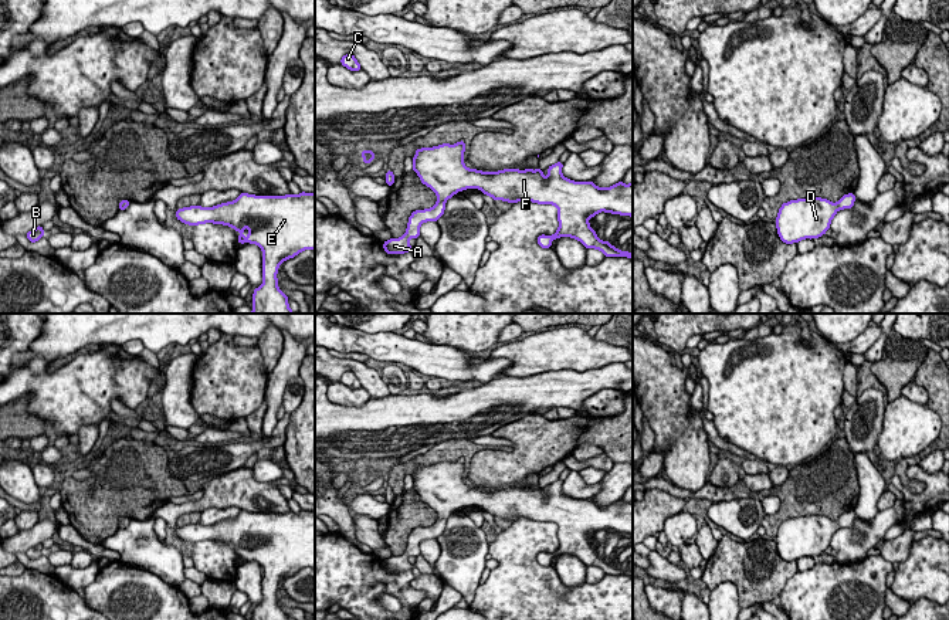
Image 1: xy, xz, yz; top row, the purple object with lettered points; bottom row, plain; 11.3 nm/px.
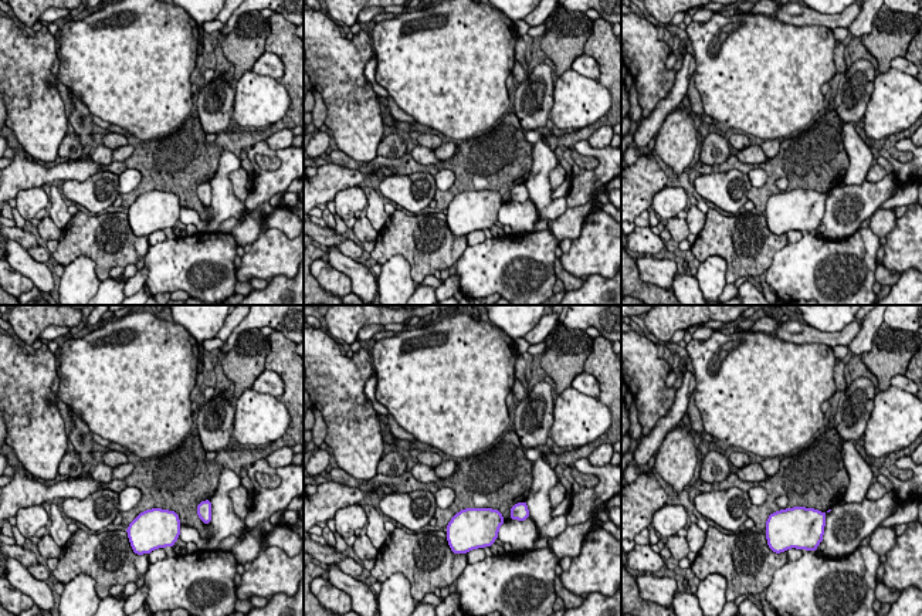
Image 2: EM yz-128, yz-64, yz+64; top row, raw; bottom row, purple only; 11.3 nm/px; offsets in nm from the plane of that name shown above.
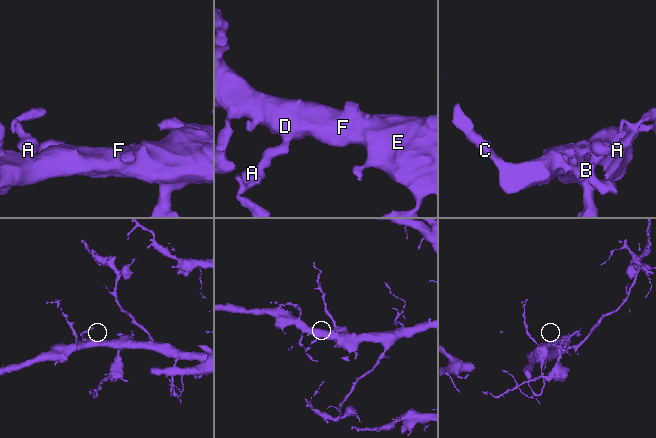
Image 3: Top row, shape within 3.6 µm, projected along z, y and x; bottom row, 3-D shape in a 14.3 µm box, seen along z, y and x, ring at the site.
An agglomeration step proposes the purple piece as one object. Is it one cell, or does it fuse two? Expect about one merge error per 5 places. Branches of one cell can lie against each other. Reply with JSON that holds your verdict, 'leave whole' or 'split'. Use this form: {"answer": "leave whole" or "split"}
{"answer": "leave whole"}

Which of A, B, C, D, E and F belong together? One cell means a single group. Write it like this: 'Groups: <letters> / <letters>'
Groups: A B C D E F

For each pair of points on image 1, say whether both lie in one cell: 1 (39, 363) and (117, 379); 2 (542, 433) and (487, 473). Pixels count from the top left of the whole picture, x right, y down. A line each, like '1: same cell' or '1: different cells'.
1: same cell
2: same cell

